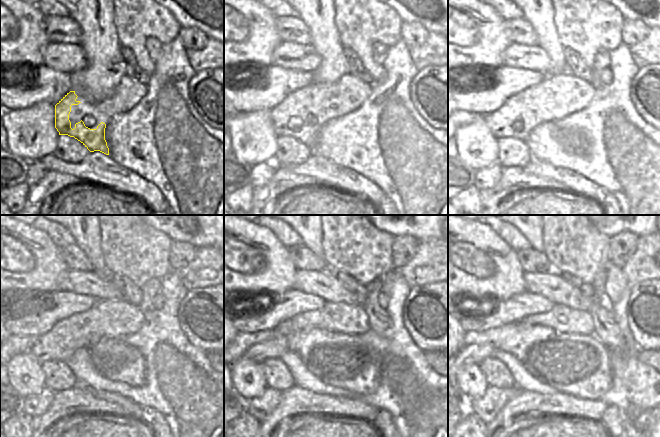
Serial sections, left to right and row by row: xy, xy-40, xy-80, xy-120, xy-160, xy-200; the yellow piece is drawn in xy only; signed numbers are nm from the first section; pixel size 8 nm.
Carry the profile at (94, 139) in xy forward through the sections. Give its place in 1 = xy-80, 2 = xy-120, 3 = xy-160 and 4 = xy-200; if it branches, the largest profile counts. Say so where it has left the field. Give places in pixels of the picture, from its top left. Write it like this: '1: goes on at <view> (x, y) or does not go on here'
1: goes on at xy-80 (498, 122)
2: goes on at xy-120 (47, 348)
3: goes on at xy-160 (275, 348)
4: goes on at xy-200 (472, 354)

